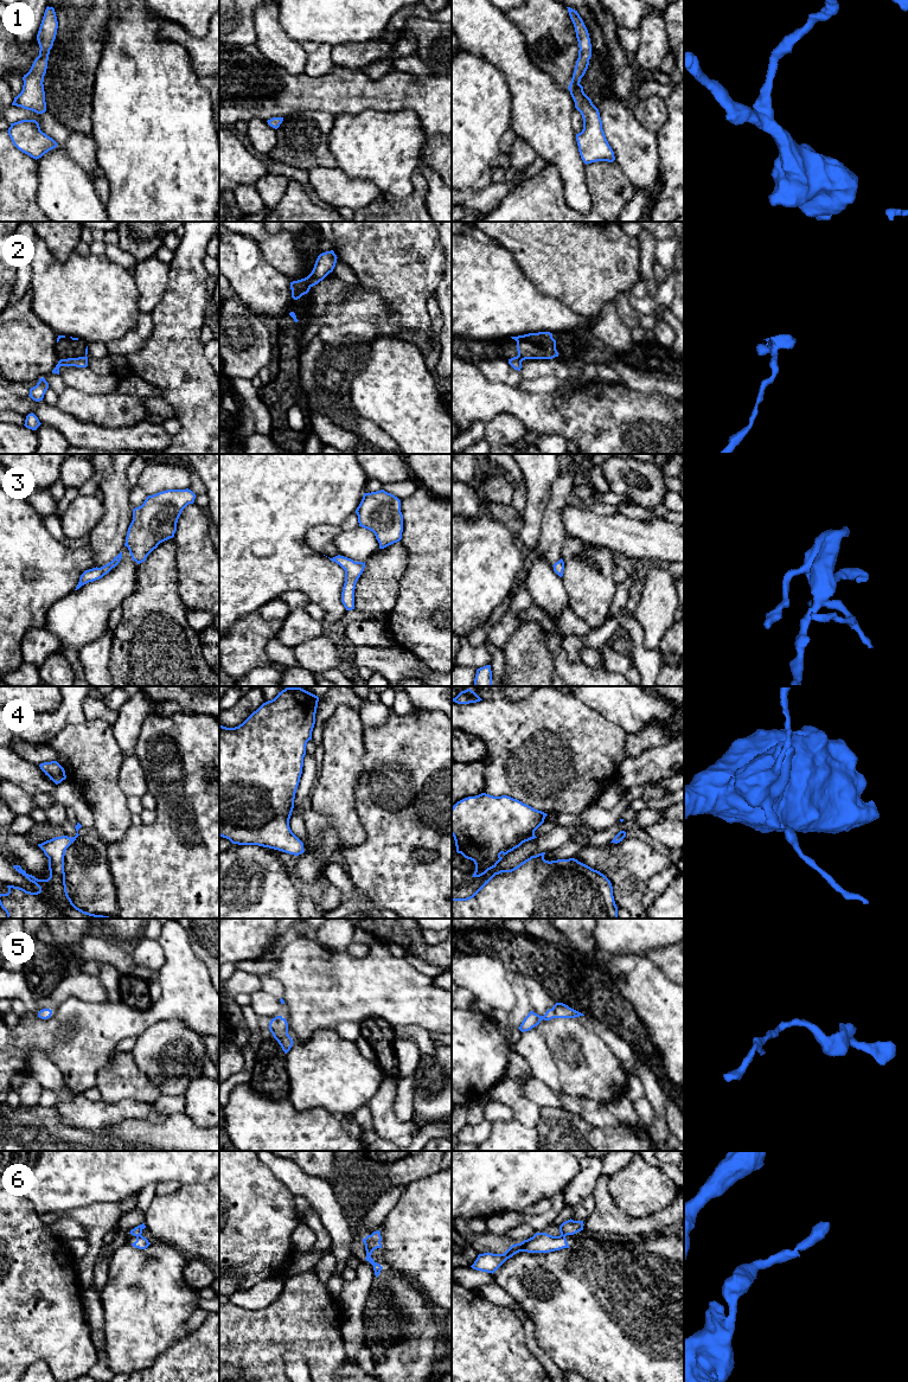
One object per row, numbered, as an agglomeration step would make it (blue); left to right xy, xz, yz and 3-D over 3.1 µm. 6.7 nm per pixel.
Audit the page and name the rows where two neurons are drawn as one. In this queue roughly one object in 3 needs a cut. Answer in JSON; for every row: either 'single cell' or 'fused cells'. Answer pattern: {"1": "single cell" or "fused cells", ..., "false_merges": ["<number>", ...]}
{"1": "single cell", "2": "fused cells", "3": "single cell", "4": "single cell", "5": "single cell", "6": "fused cells", "false_merges": ["2", "6"]}

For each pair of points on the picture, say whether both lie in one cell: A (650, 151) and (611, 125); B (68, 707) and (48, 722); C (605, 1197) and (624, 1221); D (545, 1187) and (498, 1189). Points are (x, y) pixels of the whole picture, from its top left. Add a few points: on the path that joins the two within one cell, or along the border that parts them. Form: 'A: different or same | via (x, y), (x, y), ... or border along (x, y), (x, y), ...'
A: same | via (641, 145), (635, 145), (621, 130)
B: same | via (63, 711), (52, 722)
C: same | via (605, 1203), (618, 1217)
D: same | via (534, 1187), (510, 1187)

